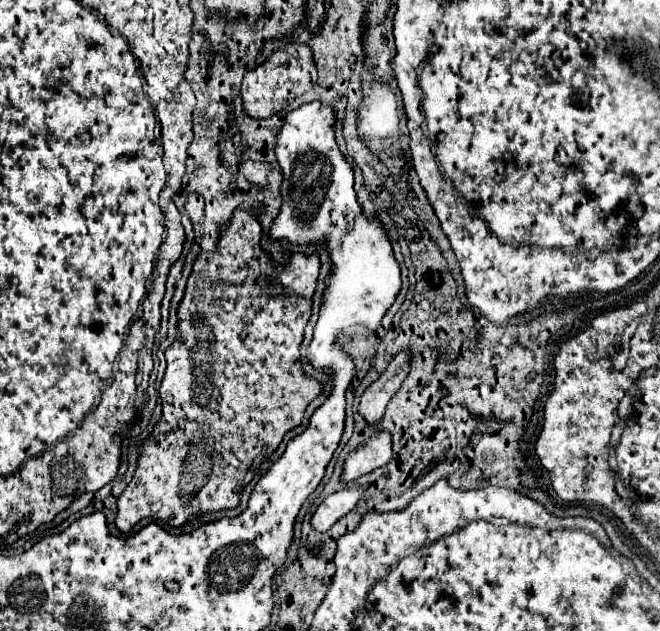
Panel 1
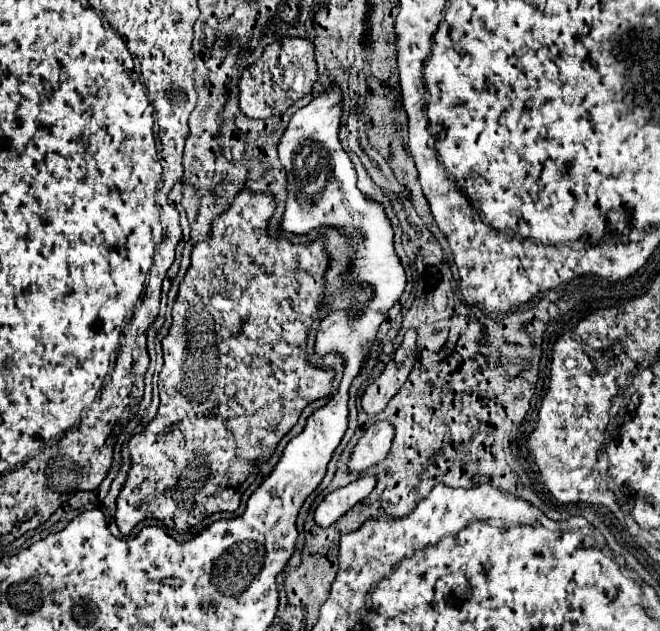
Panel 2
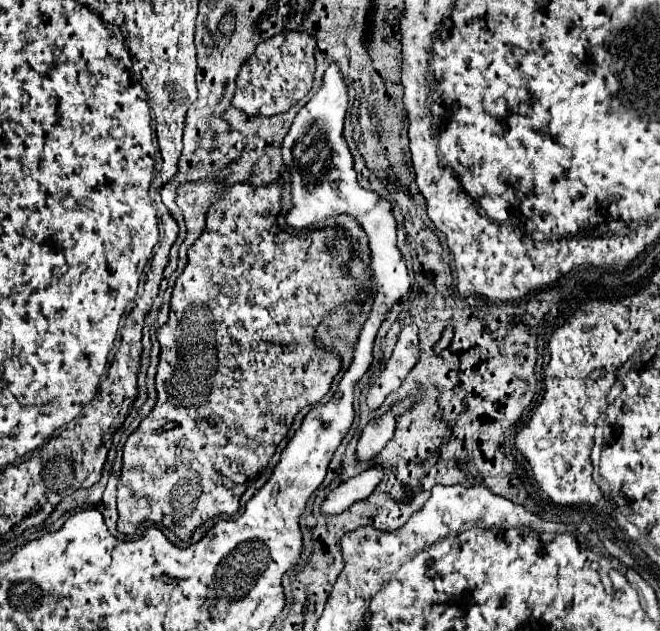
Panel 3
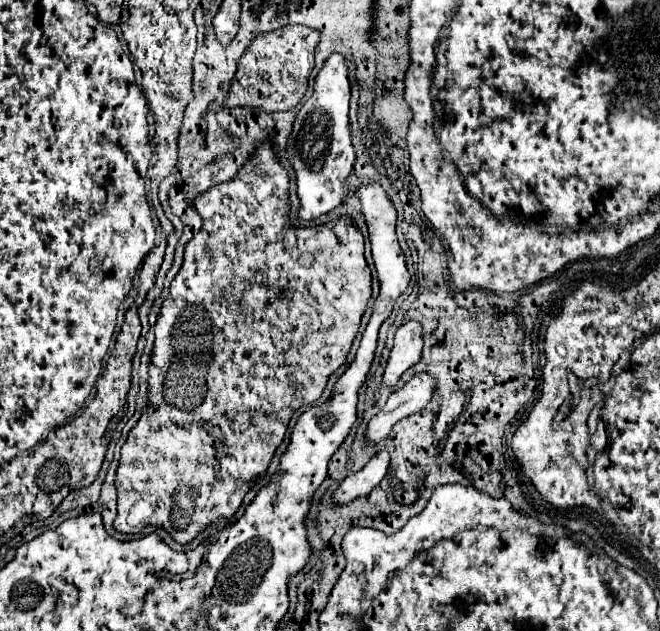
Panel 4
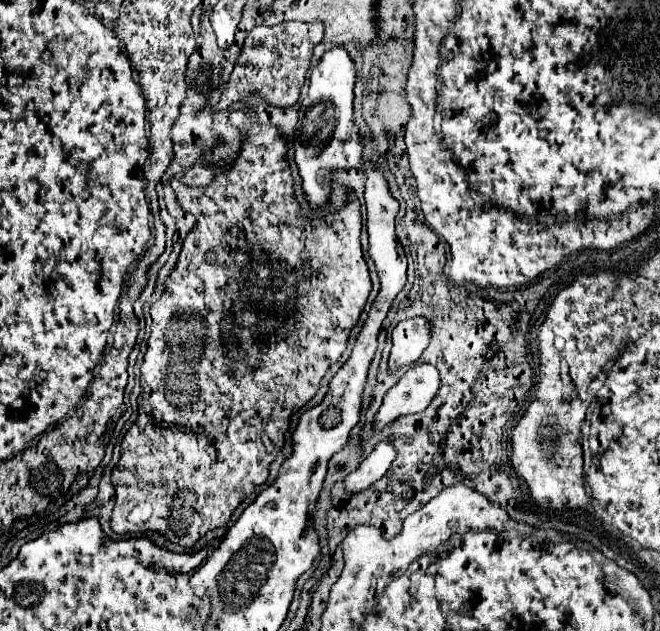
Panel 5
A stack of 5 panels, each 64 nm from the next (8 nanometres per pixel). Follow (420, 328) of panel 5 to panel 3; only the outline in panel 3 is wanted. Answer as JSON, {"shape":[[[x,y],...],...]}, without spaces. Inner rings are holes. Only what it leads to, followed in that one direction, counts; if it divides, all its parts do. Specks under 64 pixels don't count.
{"shape":[[[408,324],[400,330],[398,342],[394,346],[390,360],[386,362],[386,368],[382,370],[382,374],[378,376],[378,380],[374,382],[374,386],[368,392],[366,402],[368,402],[370,410],[376,410],[384,402],[384,398],[402,384],[406,374],[418,362],[418,354],[420,354],[418,350],[420,350],[420,346],[418,346],[418,326]]]}

